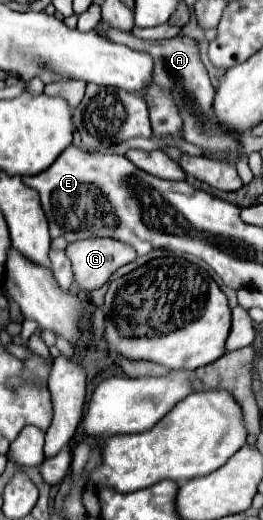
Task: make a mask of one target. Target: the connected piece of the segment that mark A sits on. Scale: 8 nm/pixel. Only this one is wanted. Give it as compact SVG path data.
M104 23L98 25L98 31L108 35L108 39L114 43L122 43L122 45L132 47L136 51L148 51L152 55L152 59L156 63L156 75L154 75L152 83L164 87L166 91L172 91L172 97L176 99L176 105L180 107L180 115L184 121L184 131L182 131L184 141L200 147L204 151L204 155L210 159L218 159L218 155L228 155L230 165L236 165L238 161L246 159L246 155L238 151L242 133L232 131L226 125L218 123L218 119L212 113L212 99L214 99L216 91L210 83L210 77L206 73L204 63L200 61L200 49L198 49L196 39L186 37L186 35L178 35L174 39L144 41L144 39L136 39L132 33L122 33L118 29L110 29L108 25L104 27Z

